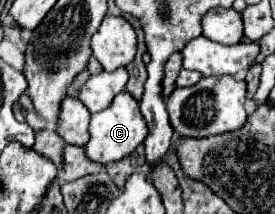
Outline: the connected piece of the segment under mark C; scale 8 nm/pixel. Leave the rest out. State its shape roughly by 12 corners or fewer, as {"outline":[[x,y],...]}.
{"outline":[[122,91],[92,115],[90,161],[106,165],[146,139],[138,101]]}

